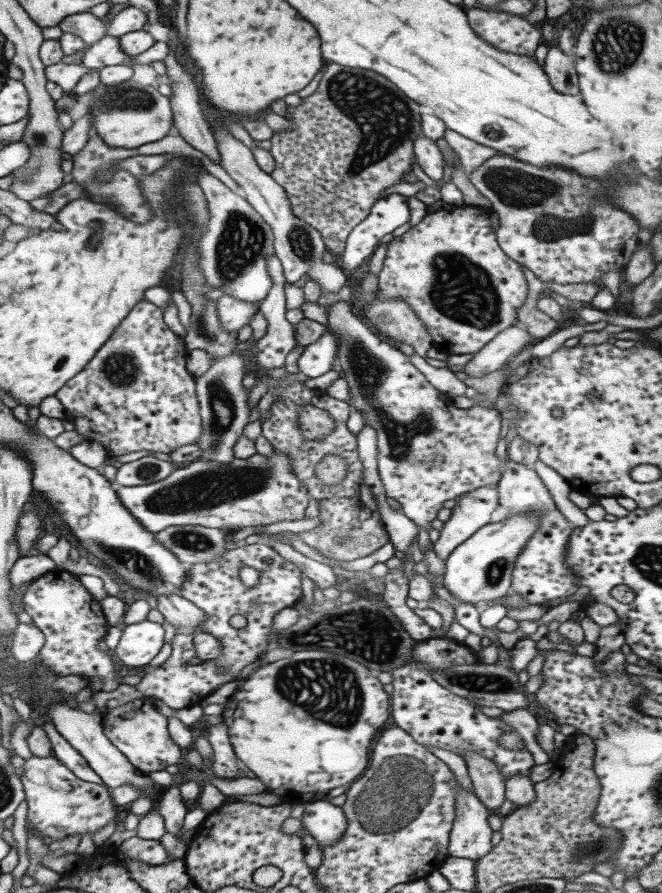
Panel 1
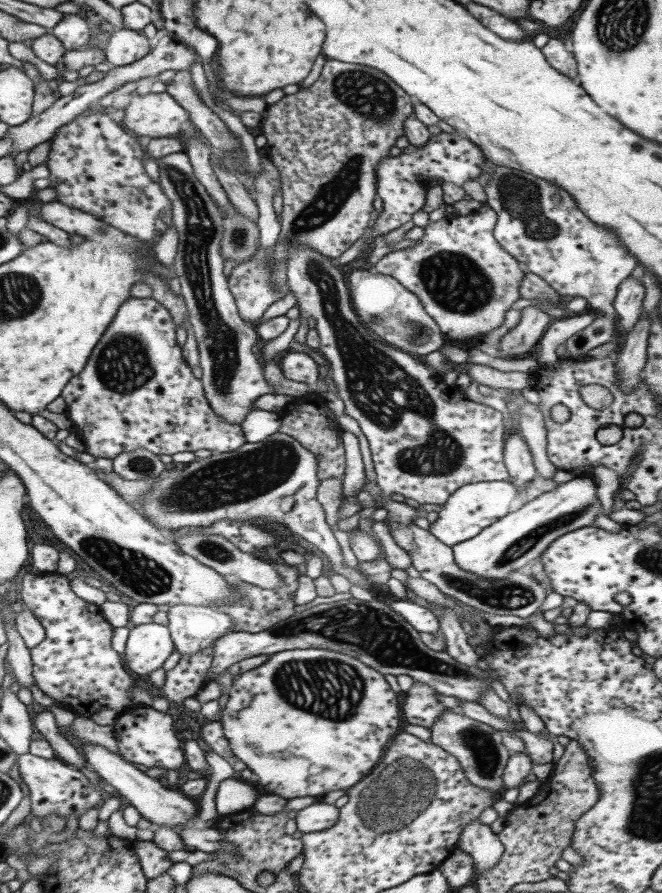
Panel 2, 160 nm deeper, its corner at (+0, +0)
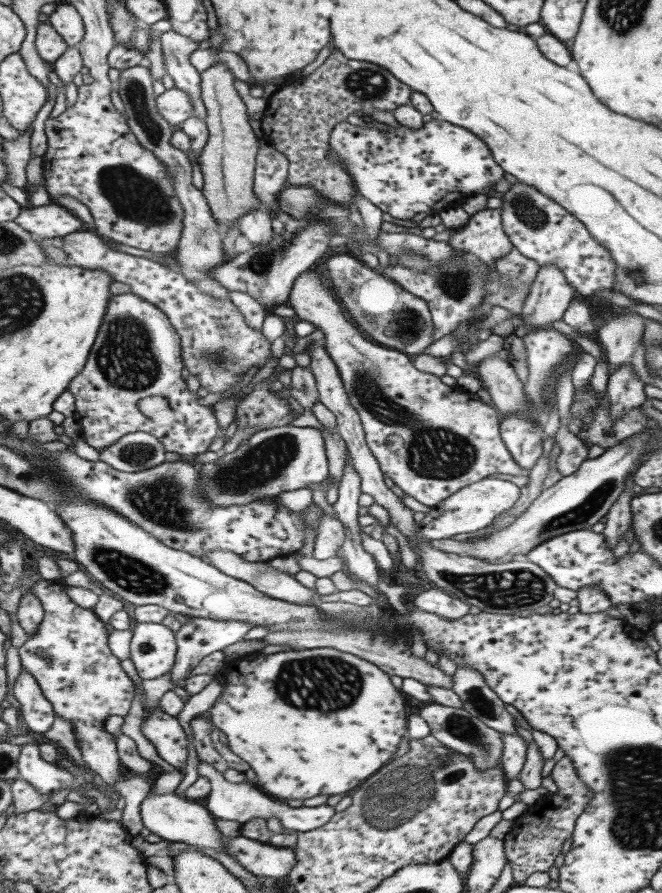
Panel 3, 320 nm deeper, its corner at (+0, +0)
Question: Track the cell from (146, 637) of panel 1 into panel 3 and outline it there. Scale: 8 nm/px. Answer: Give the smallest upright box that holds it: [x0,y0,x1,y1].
[129,622,176,680]

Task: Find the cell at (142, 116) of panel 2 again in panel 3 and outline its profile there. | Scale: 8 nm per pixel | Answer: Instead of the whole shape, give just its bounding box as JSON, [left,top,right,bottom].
[155,87,194,128]

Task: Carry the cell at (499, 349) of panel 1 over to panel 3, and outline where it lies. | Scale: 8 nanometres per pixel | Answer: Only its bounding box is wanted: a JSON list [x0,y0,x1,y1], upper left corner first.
[516,265,577,329]

